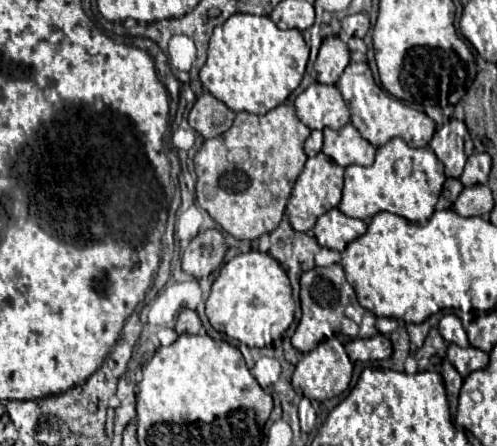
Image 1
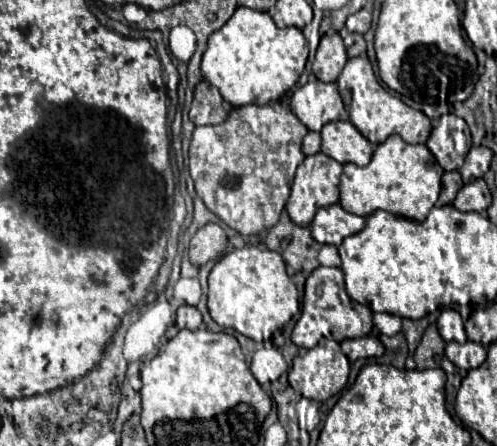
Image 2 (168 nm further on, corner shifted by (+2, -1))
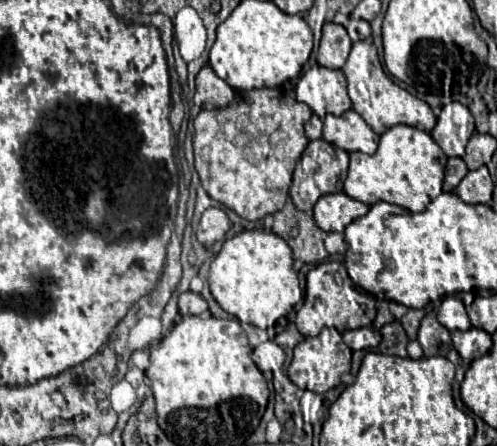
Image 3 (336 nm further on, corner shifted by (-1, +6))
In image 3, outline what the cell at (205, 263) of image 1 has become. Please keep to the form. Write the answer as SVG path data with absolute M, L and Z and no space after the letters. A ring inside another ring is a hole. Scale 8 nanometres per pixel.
M210 207L202 213L196 237L202 245L212 247L218 239L224 239L224 235L228 233L228 229L232 227L228 215L224 213L224 209L220 207Z

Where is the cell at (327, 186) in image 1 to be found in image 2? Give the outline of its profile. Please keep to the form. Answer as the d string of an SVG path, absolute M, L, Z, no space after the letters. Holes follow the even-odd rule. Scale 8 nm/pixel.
M319 152L313 156L307 156L305 162L297 168L295 180L291 184L291 196L287 200L287 214L291 218L293 224L297 226L309 226L315 212L323 206L331 206L339 200L339 176L341 176L343 166L339 162L335 162L333 158L329 158L327 154Z

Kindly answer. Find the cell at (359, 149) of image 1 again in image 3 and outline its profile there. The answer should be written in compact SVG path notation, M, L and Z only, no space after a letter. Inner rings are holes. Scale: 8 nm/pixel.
M354 111L344 115L326 115L324 117L324 139L348 153L362 151L372 155L378 147L378 135L366 125L366 121Z

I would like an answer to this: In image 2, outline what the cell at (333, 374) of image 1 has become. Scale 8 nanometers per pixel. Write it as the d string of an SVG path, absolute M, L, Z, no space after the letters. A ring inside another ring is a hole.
M323 338L315 348L311 348L305 354L299 354L299 356L293 358L293 366L291 366L291 372L289 372L289 384L301 396L321 402L321 400L327 400L331 396L335 396L337 392L341 392L345 388L349 373L350 361L341 352L340 343Z

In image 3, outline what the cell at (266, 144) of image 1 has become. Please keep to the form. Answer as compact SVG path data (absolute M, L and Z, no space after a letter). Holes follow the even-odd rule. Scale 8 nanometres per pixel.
M290 85L252 89L248 91L246 101L236 99L222 109L202 109L194 119L194 155L196 171L206 193L248 221L258 221L264 215L282 209L288 197L294 167L310 141L304 135L304 123L310 119L310 115L310 107L296 101L294 89Z

